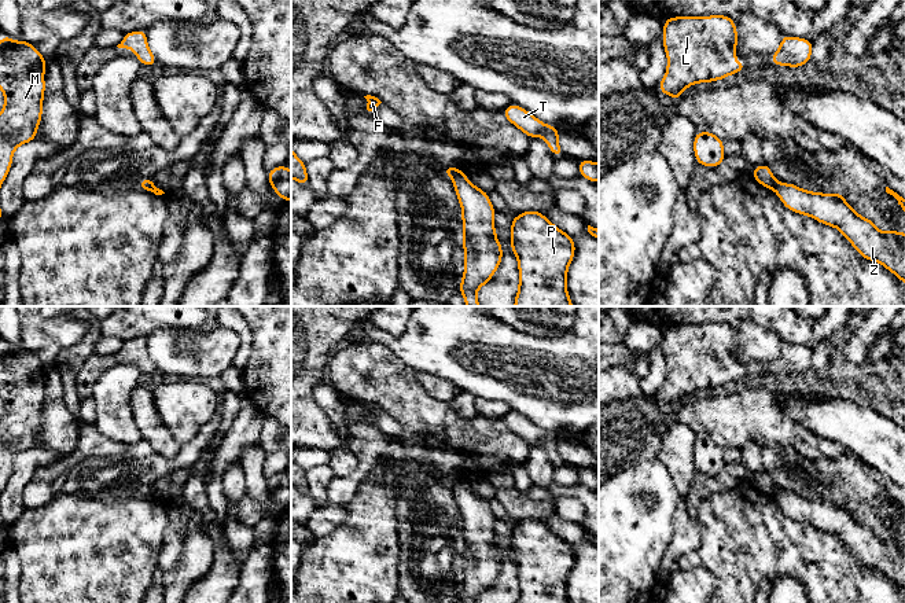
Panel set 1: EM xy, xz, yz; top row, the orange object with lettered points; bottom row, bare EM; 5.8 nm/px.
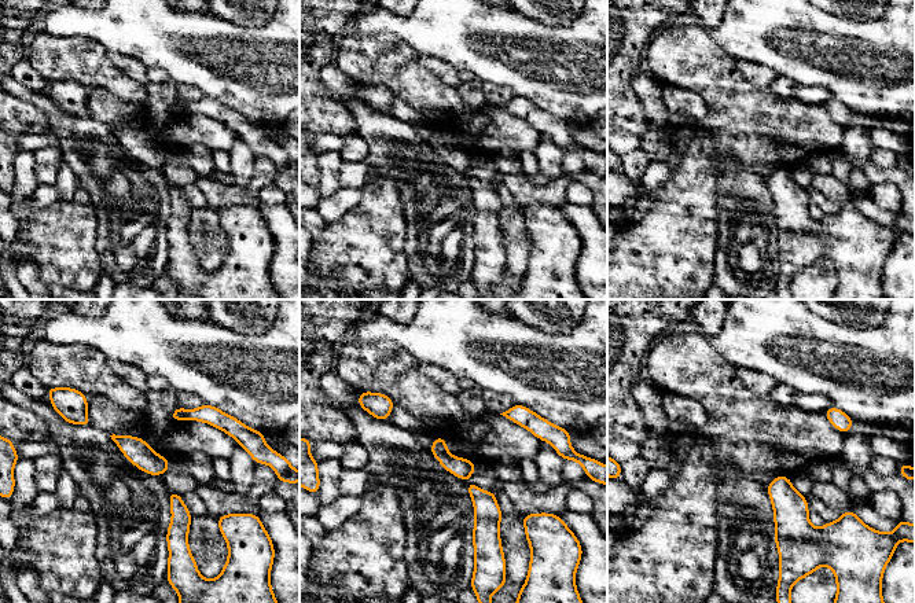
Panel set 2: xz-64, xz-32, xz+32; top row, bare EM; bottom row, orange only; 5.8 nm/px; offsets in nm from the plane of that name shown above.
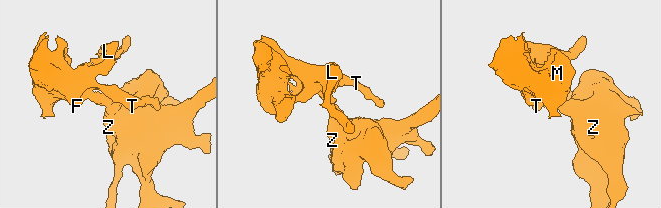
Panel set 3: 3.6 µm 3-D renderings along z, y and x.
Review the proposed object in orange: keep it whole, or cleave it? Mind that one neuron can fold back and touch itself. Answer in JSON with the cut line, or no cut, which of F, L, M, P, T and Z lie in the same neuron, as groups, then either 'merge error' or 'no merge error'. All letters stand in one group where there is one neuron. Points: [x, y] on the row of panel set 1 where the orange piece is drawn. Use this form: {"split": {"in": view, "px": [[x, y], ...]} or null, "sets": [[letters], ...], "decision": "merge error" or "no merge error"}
{"split": {"in": "xz", "px": [[460, 172], [452, 179]]}, "sets": [["F", "L", "M", "T"], ["P", "Z"]], "decision": "merge error"}

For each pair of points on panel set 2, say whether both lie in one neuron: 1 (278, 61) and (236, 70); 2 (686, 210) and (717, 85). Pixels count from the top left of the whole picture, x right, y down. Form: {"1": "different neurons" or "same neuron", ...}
{"1": "same neuron", "2": "same neuron"}

